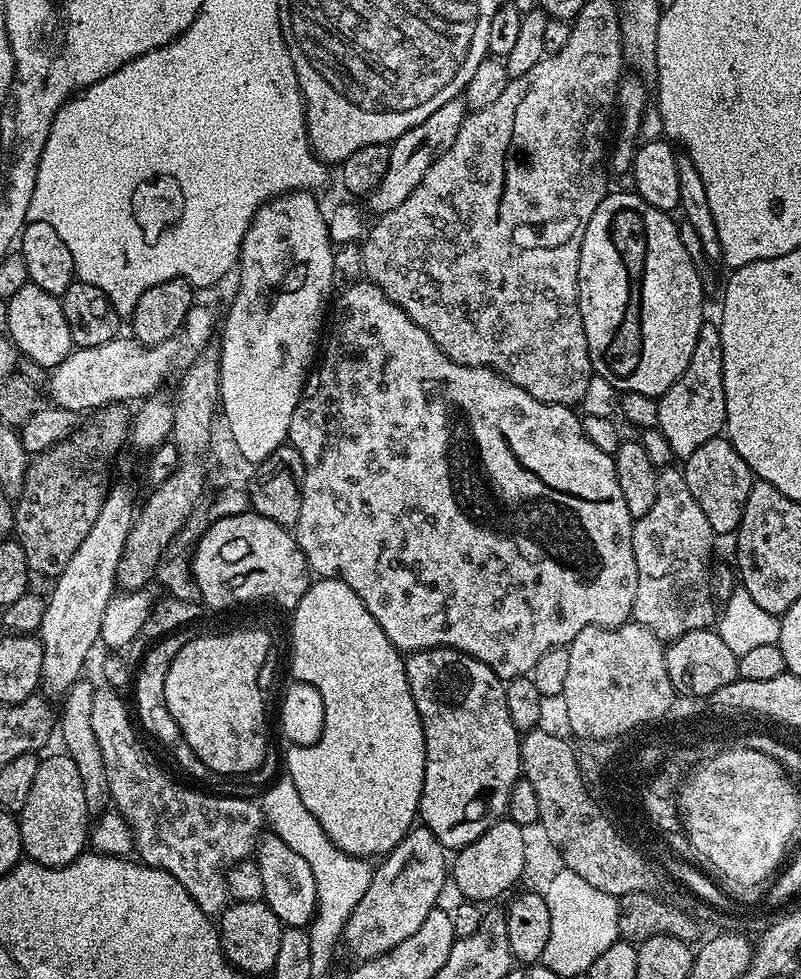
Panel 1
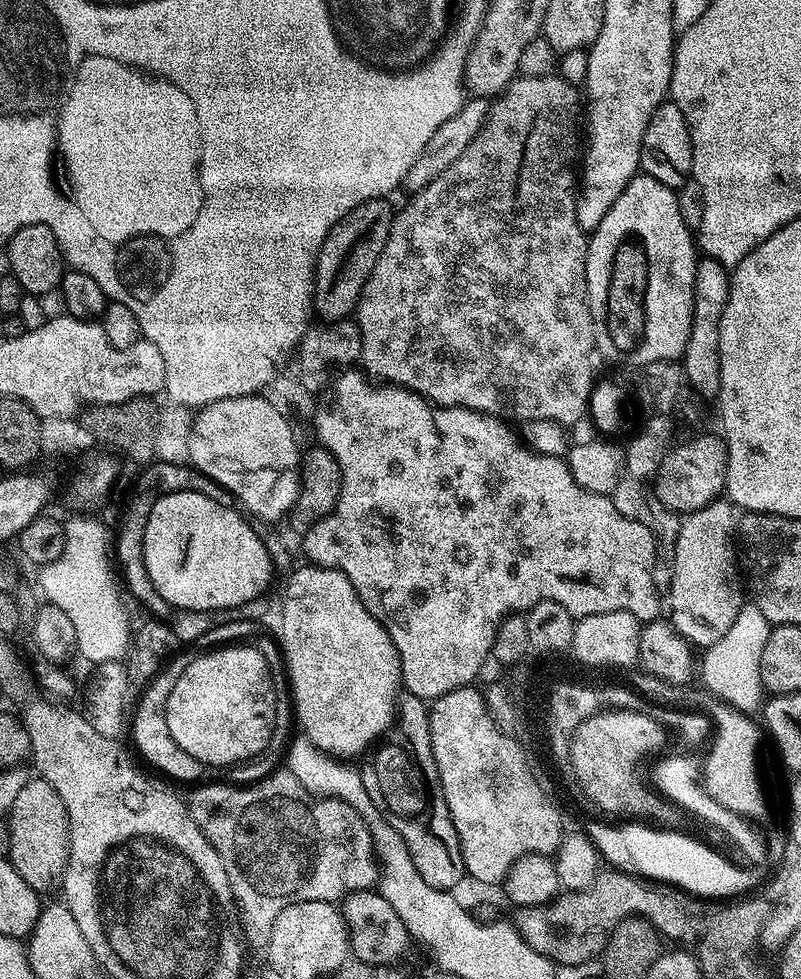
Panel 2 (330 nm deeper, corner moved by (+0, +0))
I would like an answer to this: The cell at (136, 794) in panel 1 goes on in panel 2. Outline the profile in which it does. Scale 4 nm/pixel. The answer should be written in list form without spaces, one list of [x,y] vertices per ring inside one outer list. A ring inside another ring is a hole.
[[[277,770],[258,784],[249,784],[247,786],[237,786],[231,782],[224,784],[208,784],[196,786],[192,792],[192,797],[187,797],[188,813],[192,816],[192,821],[200,828],[201,834],[208,839],[208,844],[214,846],[218,858],[222,858],[222,866],[226,868],[226,878],[232,891],[235,911],[240,911],[240,924],[242,936],[245,941],[248,940],[254,947],[263,949],[270,938],[270,930],[278,918],[278,914],[286,906],[306,902],[307,900],[326,900],[329,902],[343,901],[344,897],[350,892],[363,892],[371,889],[378,878],[378,862],[374,857],[372,847],[372,836],[368,833],[368,828],[364,824],[364,819],[348,804],[341,800],[329,800],[327,798],[316,799],[311,796],[307,788],[304,788],[287,770]]]

